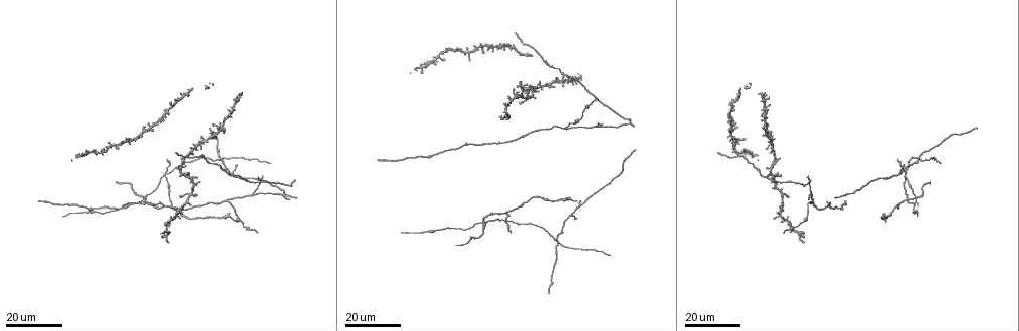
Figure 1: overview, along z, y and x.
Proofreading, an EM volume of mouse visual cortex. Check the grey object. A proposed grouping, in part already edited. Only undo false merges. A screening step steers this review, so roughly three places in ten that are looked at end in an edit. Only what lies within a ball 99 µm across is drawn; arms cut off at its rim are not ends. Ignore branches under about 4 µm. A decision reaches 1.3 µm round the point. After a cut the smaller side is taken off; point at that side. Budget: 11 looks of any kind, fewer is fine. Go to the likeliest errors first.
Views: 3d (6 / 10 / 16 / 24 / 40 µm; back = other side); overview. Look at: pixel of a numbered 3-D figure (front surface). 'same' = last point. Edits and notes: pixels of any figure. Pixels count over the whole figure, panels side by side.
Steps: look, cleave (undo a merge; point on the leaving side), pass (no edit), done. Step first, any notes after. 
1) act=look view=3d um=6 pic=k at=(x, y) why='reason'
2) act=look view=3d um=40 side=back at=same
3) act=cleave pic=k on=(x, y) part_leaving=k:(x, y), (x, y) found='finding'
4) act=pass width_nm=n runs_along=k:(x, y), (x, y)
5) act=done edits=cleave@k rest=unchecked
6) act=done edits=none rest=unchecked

act=look view=3d um=24 pic=1 at=(910, 200) why='four arms meet'

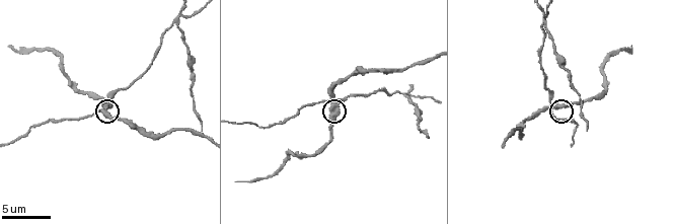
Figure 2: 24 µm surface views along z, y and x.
act=look view=3d um=10 pic=2 at=(333, 103)

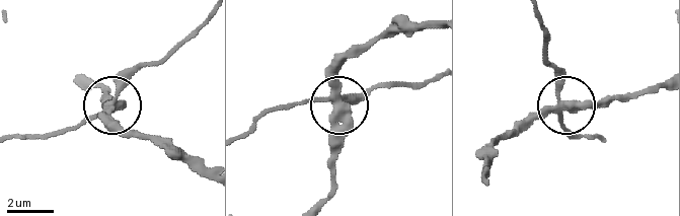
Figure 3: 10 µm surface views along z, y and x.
act=cleave pic=3 on=(349, 132) width_nm=320 part_leaving=3:(335, 99), (335, 72), (348, 55), (388, 36), (435, 26) found='two neurons meet here'

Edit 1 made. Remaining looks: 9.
act=look view=overview

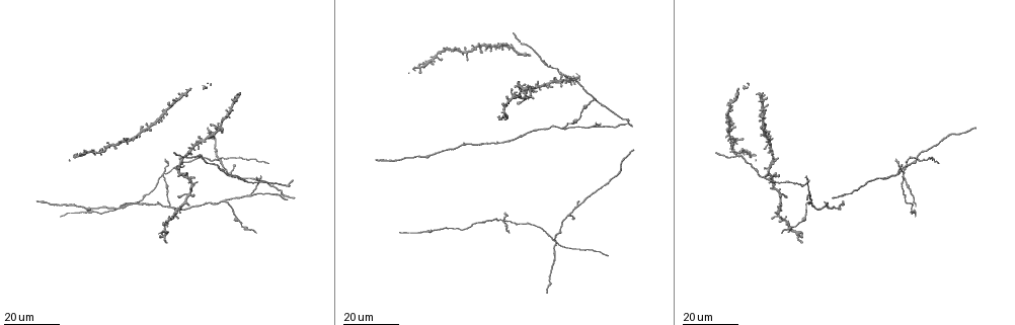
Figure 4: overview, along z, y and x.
act=look view=3d um=24 pic=4 at=(589, 126) why='three arms meet'

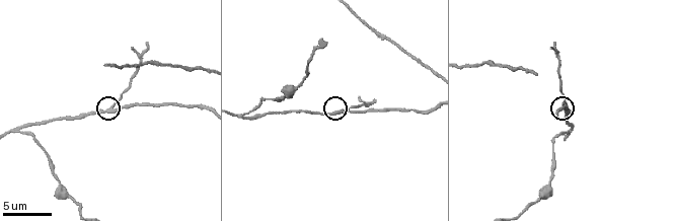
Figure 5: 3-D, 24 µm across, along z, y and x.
act=look view=3d um=6 pic=5 at=(115, 107) why='zoom in'

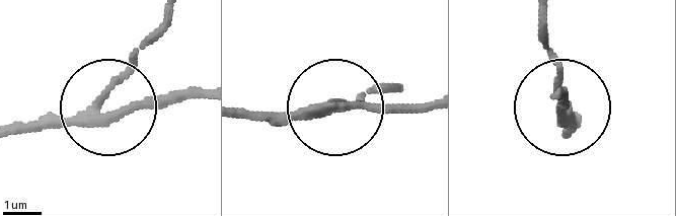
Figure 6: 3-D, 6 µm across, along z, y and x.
act=cleave pic=6 on=(111, 87) side_arm_um=8 part_leaving=6:(69, 119), (124, 70), (163, 12) found='a second neuron is stuck on'

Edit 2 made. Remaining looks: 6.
act=look view=3d um=24 pic=4 at=(537, 86) why='looks like a crossing'

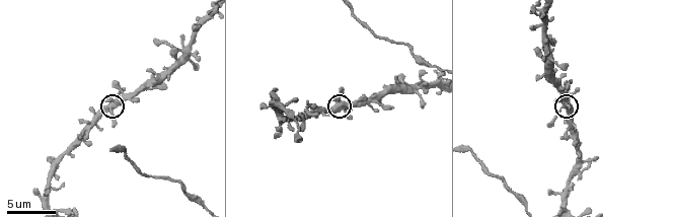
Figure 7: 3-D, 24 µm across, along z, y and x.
act=look view=3d um=10 pic=7 at=(561, 106)

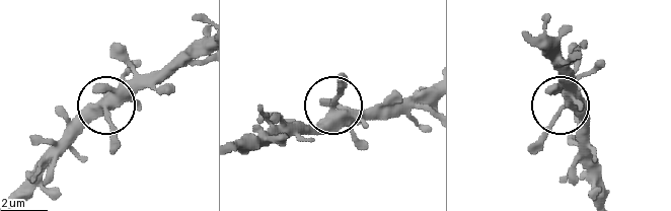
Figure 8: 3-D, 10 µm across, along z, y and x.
act=pass arms=5 runs_along=8:(13, 201), (104, 110), (116, 147) found='all the same neuron'

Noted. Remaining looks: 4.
act=look view=3d um=10 pic=2 at=(545, 23) why='three-way junction'

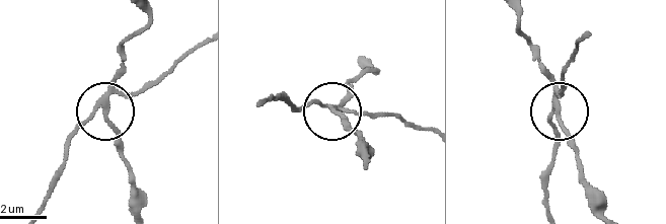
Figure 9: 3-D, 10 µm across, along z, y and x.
act=look view=3d um=10 side=back pic=9 at=(332, 107)

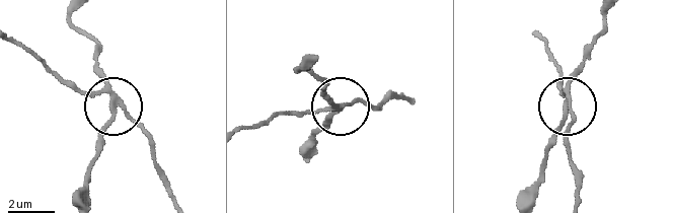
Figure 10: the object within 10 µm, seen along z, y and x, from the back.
act=cleave pic=10 on=(96, 65) arms=3 found='two neurons meet here'

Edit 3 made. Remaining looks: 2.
act=look view=3d um=16 pic=5 at=(246, 117) why='arms part here'

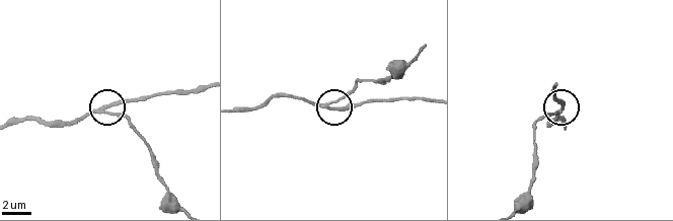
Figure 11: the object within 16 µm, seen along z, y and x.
act=look view=3d um=6 pic=11 at=(107, 108) why='zoom in'

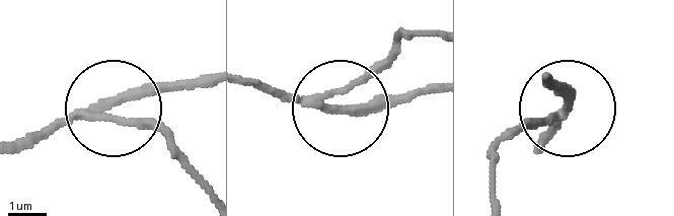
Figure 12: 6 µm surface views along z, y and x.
act=cleave pic=12 on=(138, 119) side_arm_um=23 part_leaving=12:(86, 112), (160, 131), (209, 199) found='a second neuron is stuck on'

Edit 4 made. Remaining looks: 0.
act=done edits=cleave@3,cleave@6,cleave@10,cleave@12 rest=unchecked

